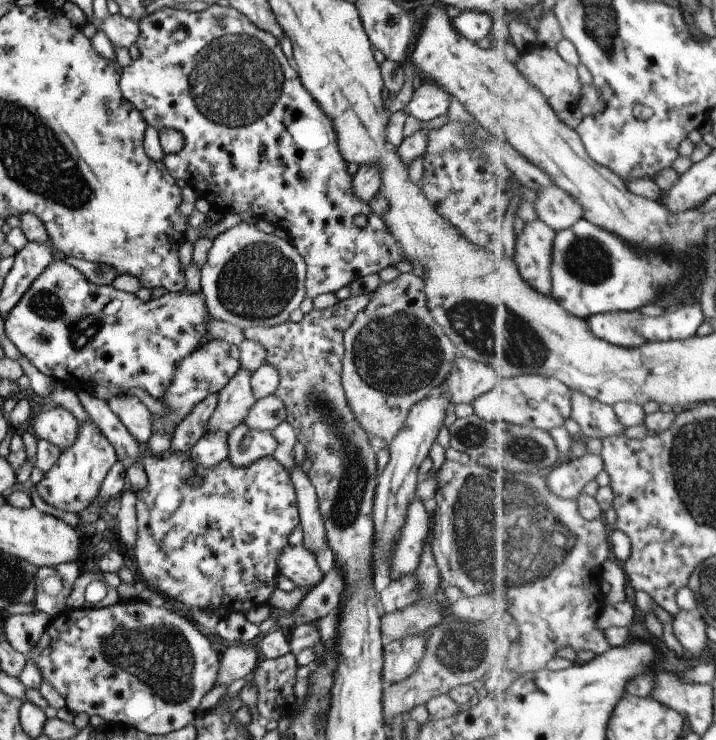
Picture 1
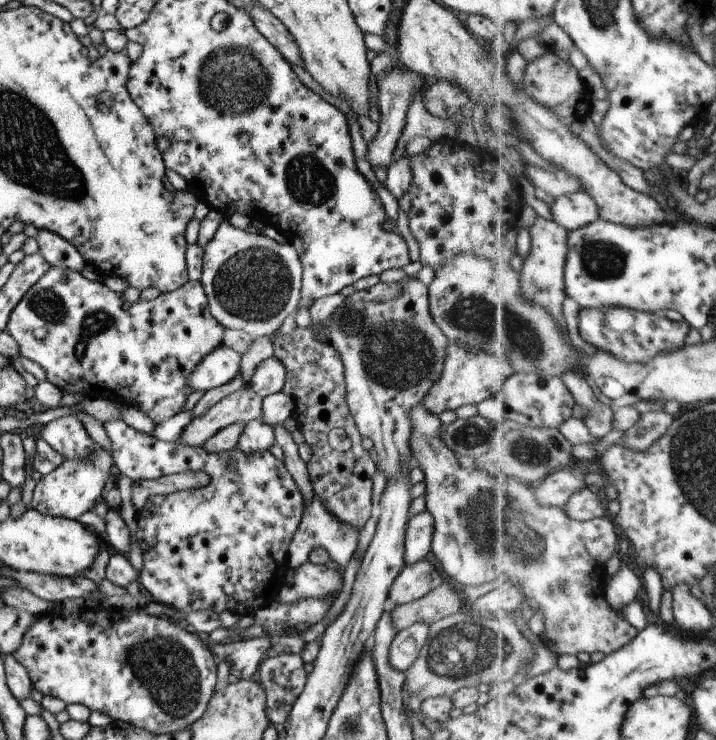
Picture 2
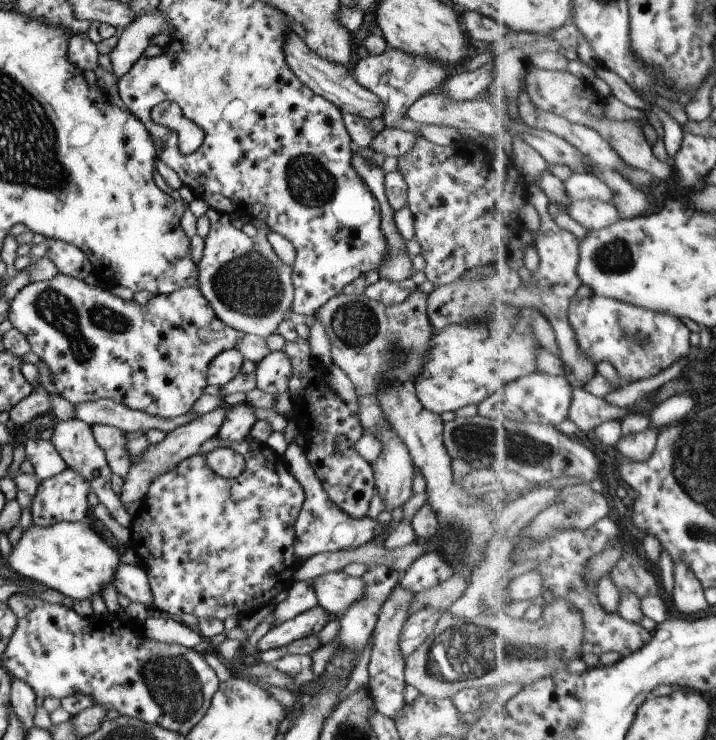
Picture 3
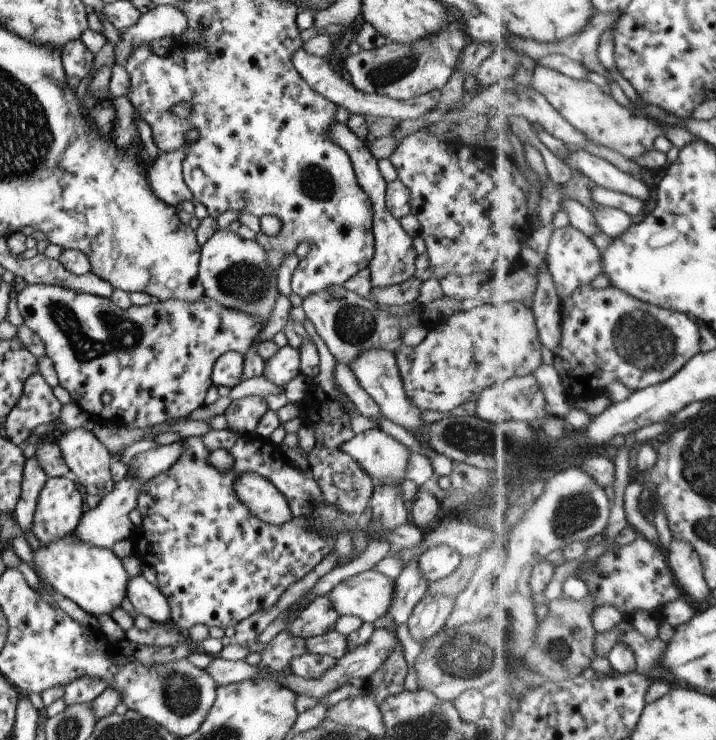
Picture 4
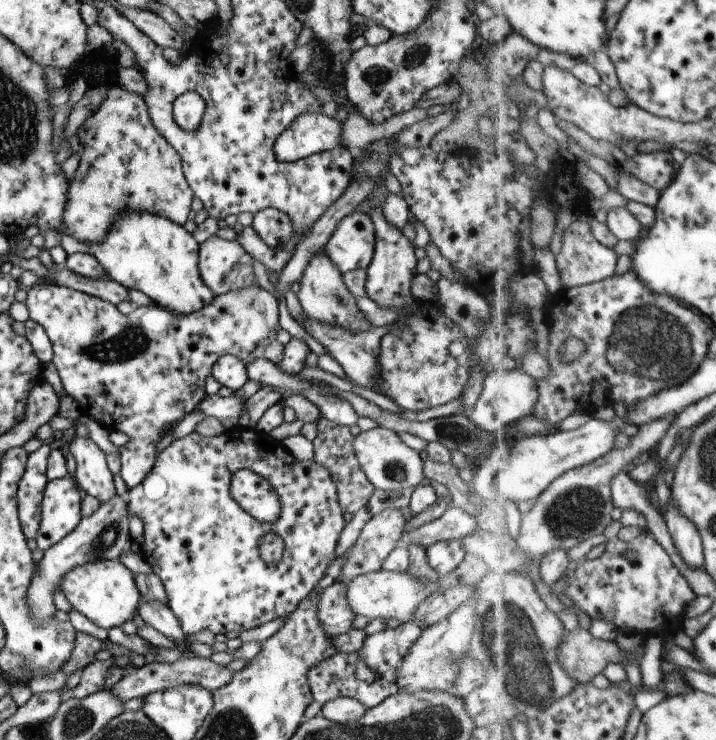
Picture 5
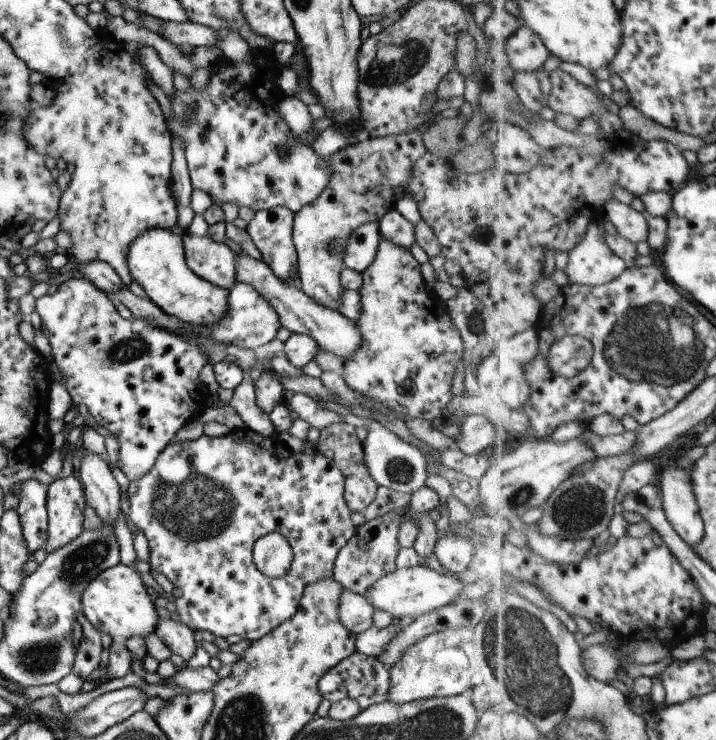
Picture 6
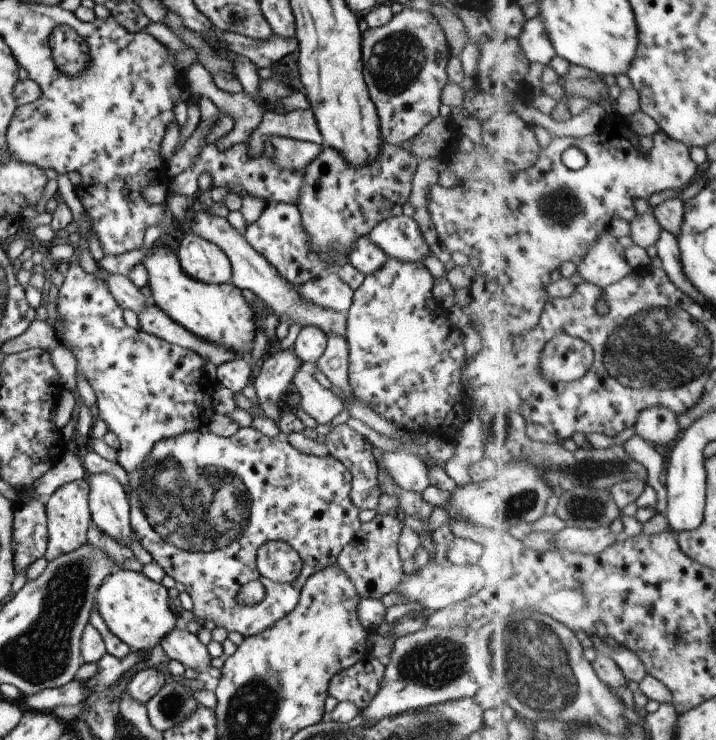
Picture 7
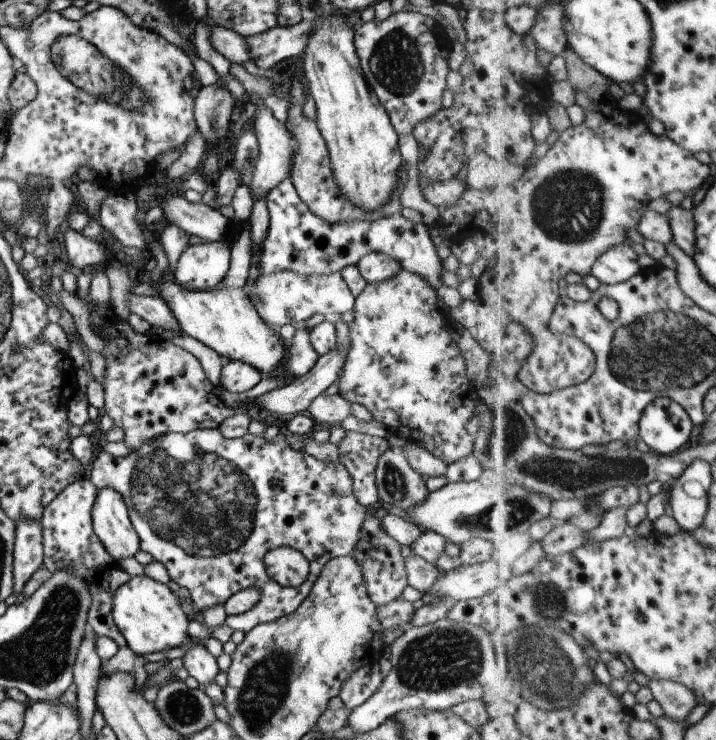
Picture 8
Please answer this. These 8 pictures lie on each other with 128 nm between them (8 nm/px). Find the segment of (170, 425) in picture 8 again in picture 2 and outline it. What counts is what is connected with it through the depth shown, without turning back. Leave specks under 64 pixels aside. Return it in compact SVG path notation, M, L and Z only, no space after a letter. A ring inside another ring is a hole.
M50 267L24 294L10 314L5 330L18 342L19 354L34 360L46 371L47 379L64 393L82 391L86 396L104 396L137 406L156 424L180 414L192 390L188 376L194 368L224 342L224 329L212 316L200 281L189 280L176 290L150 301L129 303L122 293L108 289L101 281L86 279L81 272Z

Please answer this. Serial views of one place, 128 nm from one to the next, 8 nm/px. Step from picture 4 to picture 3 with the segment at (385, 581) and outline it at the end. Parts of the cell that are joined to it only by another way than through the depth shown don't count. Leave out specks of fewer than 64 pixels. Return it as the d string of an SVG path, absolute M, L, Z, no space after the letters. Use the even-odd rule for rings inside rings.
M333 571L313 578L312 586L318 604L326 612L341 617L364 596L366 584L361 577L348 575L344 571Z

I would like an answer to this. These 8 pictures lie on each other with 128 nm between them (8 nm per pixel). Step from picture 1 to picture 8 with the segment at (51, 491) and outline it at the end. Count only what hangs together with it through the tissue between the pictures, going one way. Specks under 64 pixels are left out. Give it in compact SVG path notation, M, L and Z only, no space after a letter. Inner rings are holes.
M82 478L66 486L46 508L41 525L44 547L44 566L52 574L58 570L68 570L74 576L82 578L88 584L92 602L88 612L87 624L98 636L112 638L120 648L126 648L126 639L122 636L114 618L112 618L112 598L114 592L130 582L130 576L118 562L110 556L102 541L96 536L92 522L92 508L96 502L98 489L90 479Z

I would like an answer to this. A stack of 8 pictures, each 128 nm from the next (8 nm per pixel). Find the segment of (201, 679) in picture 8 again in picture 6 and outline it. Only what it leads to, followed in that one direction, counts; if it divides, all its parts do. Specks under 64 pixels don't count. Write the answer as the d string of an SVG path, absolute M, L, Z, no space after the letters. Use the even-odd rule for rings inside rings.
M160 617L156 622L154 633L168 646L173 654L180 654L185 662L190 660L196 651L197 644L194 640L194 634L182 622L176 622L173 619L164 620Z

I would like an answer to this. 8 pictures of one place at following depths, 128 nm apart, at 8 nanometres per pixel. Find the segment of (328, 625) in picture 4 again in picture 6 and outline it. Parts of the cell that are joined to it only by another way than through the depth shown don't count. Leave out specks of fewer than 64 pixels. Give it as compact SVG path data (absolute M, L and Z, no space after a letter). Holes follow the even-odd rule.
M344 589L342 596L340 596L340 606L338 608L340 608L338 610L340 622L352 634L362 634L362 632L374 627L374 622L372 622L374 608L372 608L372 604L365 597Z

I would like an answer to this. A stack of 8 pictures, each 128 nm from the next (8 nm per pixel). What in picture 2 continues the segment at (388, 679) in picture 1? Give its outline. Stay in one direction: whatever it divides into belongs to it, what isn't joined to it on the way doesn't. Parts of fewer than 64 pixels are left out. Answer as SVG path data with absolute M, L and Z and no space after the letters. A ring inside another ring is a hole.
M416 622L398 631L389 648L390 664L405 673L416 662L420 650L427 643L428 633L429 626L424 622Z

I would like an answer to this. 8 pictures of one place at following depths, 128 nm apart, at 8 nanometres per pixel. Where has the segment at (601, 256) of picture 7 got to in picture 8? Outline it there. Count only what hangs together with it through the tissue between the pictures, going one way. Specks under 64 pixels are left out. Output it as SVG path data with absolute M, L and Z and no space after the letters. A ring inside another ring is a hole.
M632 243L618 244L611 248L594 266L594 276L602 284L615 285L634 278L643 271L640 255Z

